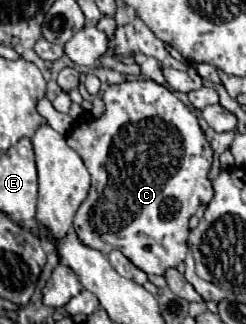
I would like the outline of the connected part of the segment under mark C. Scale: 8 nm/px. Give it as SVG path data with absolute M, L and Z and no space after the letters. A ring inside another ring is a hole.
M150 78L112 84L102 94L102 100L102 116L78 120L66 136L68 146L78 152L92 176L90 192L76 212L74 230L82 244L102 254L118 248L146 274L164 274L168 268L176 268L186 258L190 216L200 204L210 202L214 194L212 182L208 178L214 150L190 108L174 92ZM96 210L130 210L130 216L100 216Z

